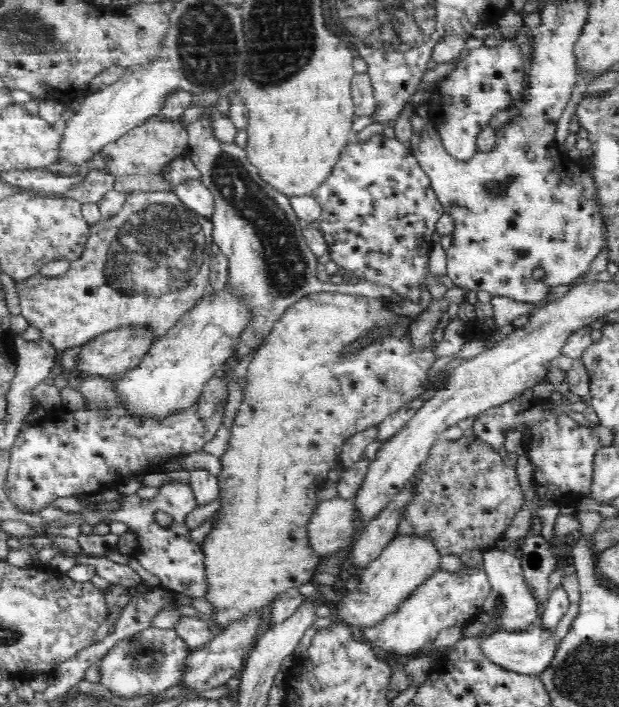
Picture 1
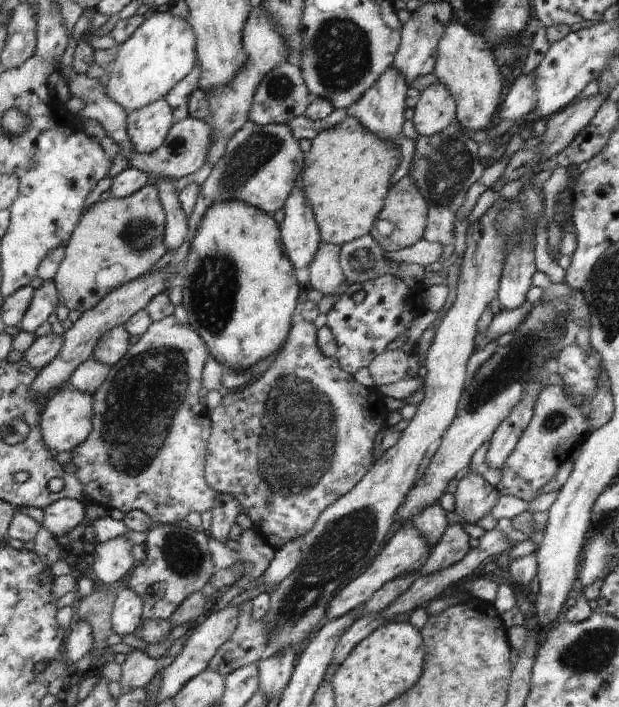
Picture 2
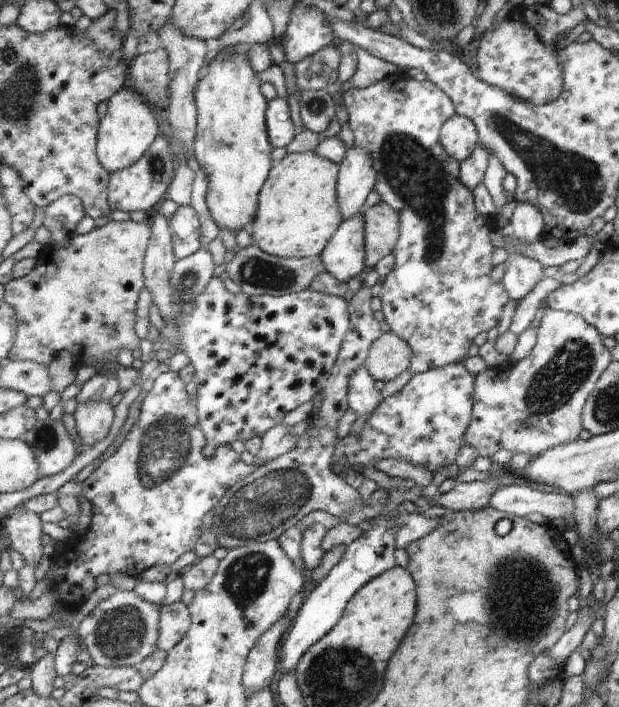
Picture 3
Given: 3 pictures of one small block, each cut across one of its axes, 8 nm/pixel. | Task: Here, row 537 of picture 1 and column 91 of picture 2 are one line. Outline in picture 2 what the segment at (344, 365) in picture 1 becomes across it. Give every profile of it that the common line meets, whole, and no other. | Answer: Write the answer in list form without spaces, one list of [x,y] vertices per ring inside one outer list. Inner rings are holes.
[[[151,184],[125,198],[112,197],[98,201],[84,210],[80,223],[67,243],[65,260],[59,265],[54,278],[57,284],[58,300],[69,310],[81,313],[95,308],[112,290],[147,274],[168,251],[165,246],[165,224],[161,224],[159,188]]]

